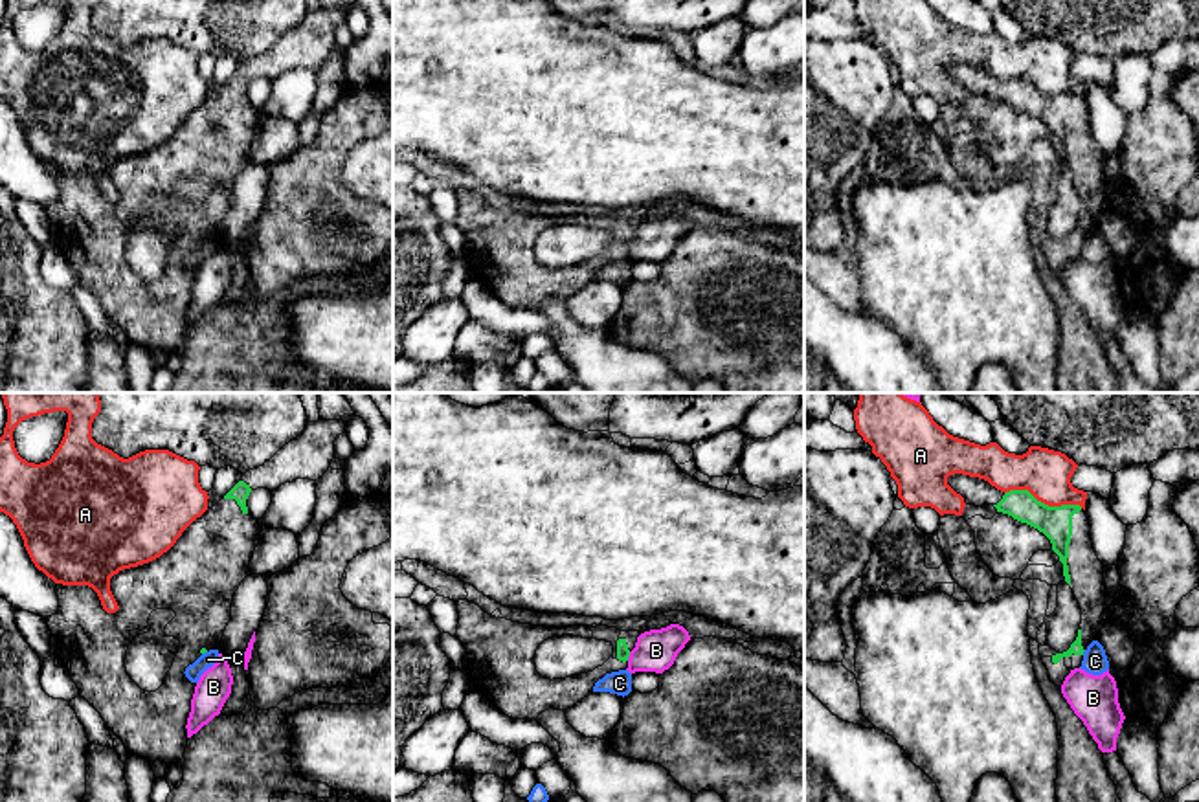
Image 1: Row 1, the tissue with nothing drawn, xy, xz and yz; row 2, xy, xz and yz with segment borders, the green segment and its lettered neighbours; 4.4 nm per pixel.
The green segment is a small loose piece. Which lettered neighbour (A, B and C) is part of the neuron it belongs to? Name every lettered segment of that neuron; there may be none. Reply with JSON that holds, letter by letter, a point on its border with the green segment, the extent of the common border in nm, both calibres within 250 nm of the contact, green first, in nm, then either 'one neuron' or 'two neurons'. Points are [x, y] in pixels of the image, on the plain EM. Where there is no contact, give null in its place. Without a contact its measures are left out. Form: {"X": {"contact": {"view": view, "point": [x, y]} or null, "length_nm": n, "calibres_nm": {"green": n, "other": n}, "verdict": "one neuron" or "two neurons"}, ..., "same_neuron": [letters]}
{"A": {"contact": {"view": "yz", "point": [1043, 92]}, "length_nm": 360, "calibres_nm": {"green": 140, "other": 220}, "verdict": "two neurons"}, "B": {"contact": {"view": "xz", "point": [628, 245]}, "length_nm": 40, "calibres_nm": {"green": 60, "other": 190}, "verdict": "two neurons"}, "C": {"contact": {"view": "yz", "point": [1084, 239]}, "length_nm": 30, "calibres_nm": {"green": 60, "other": 110}, "verdict": "two neurons"}, "same_neuron": []}

